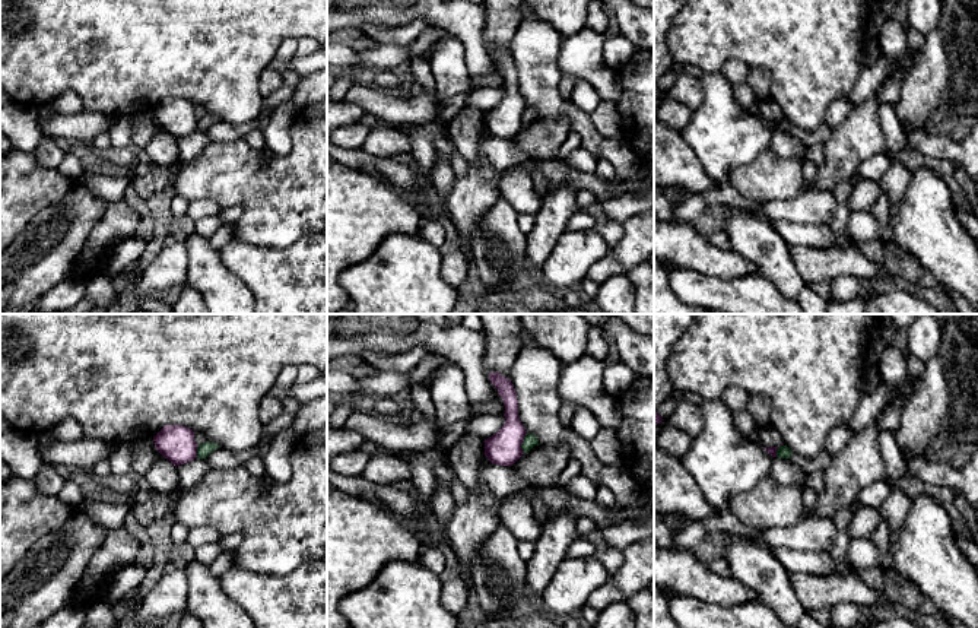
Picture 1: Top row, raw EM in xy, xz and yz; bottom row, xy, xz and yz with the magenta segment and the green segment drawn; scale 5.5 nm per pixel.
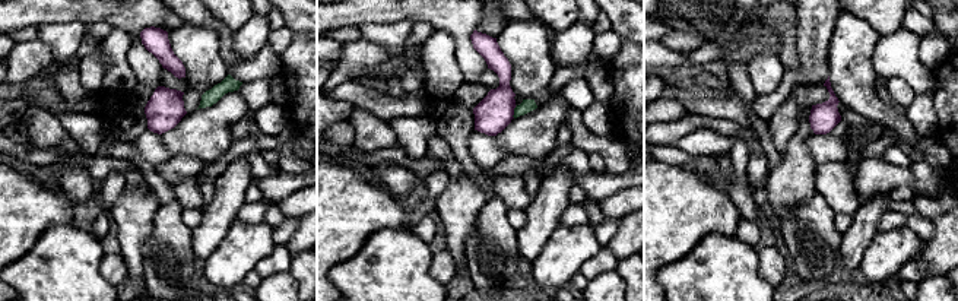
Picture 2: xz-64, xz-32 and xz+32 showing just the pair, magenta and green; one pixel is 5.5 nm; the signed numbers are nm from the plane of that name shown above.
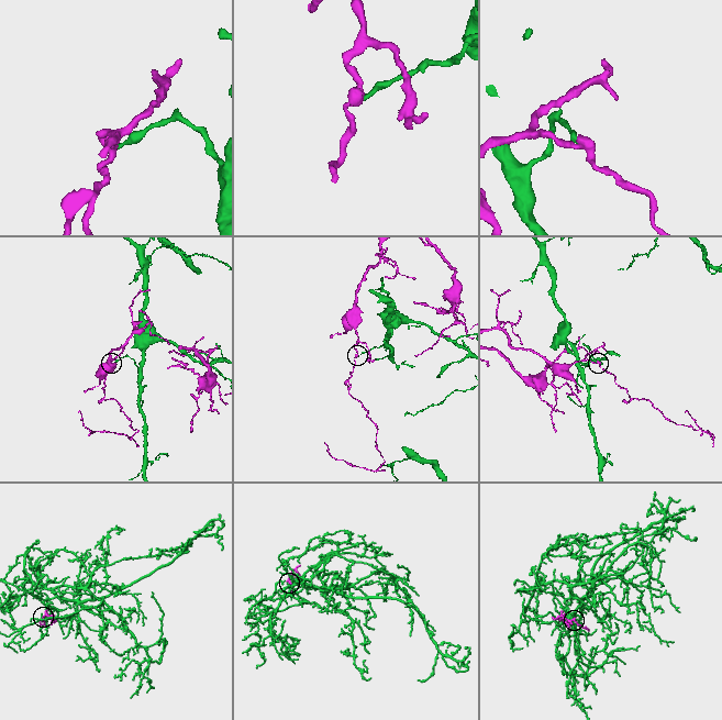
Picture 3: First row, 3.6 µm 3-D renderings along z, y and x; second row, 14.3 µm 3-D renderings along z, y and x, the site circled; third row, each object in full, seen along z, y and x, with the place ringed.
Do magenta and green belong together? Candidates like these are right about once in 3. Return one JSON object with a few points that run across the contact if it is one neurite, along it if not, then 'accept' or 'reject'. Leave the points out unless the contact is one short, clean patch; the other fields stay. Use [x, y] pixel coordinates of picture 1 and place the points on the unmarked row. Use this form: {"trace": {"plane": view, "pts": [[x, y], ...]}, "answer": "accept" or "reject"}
{"trace": {"plane": "xz", "pts": [[526, 105], [521, 114], [523, 124]]}, "answer": "reject"}

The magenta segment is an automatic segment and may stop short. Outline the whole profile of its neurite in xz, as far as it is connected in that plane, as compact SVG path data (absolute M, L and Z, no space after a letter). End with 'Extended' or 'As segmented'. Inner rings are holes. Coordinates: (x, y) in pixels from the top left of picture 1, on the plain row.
M490 45L489 53L504 73L507 93L496 107L485 112L485 129L493 137L512 139L524 126L521 117L527 107L518 91L517 66L511 53L499 45Z. As segmented

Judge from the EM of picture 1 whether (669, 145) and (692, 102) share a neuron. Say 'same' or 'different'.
different

